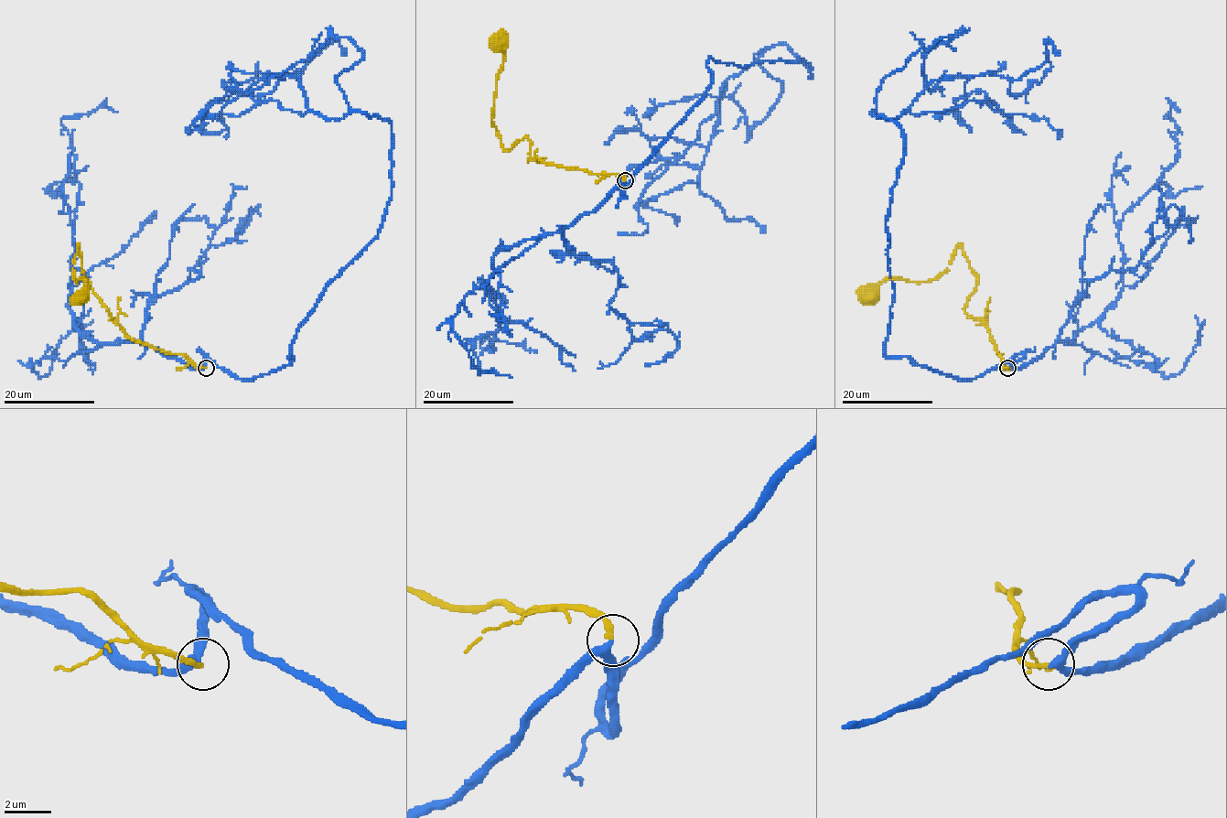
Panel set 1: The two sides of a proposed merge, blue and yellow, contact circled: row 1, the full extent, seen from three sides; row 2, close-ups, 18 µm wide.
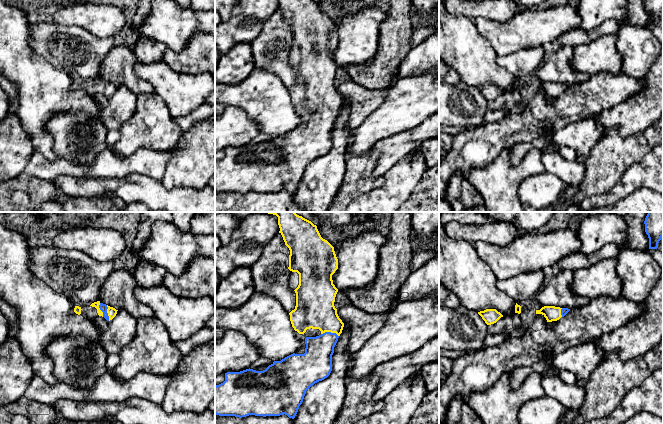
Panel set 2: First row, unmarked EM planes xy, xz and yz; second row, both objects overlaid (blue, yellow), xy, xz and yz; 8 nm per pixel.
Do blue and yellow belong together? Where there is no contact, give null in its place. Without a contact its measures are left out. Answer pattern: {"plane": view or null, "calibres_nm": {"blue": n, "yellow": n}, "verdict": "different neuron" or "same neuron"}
{"plane": "xz", "calibres_nm": {"blue": 240, "yellow": 320}, "verdict": "same neuron"}

